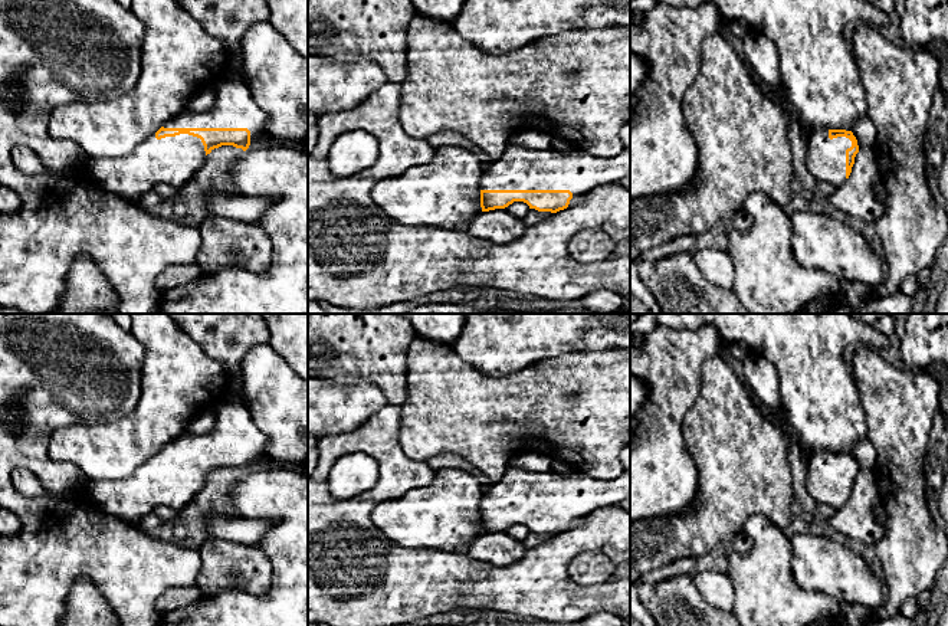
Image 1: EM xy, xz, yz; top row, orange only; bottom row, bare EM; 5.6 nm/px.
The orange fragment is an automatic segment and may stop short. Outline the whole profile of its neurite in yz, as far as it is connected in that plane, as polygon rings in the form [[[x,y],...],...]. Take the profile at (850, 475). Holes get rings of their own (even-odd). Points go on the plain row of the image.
[[[817,450],[808,461],[806,488],[816,502],[842,509],[859,475],[852,453]]]

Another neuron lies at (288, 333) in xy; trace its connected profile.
[[[260,314],[269,331],[269,345],[302,378],[308,380],[308,314]]]

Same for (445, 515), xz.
[[[440,469],[432,484],[407,491],[403,496],[378,504],[373,522],[394,543],[413,550],[440,550],[466,554],[469,545],[482,535],[480,499],[483,485],[460,469]]]

